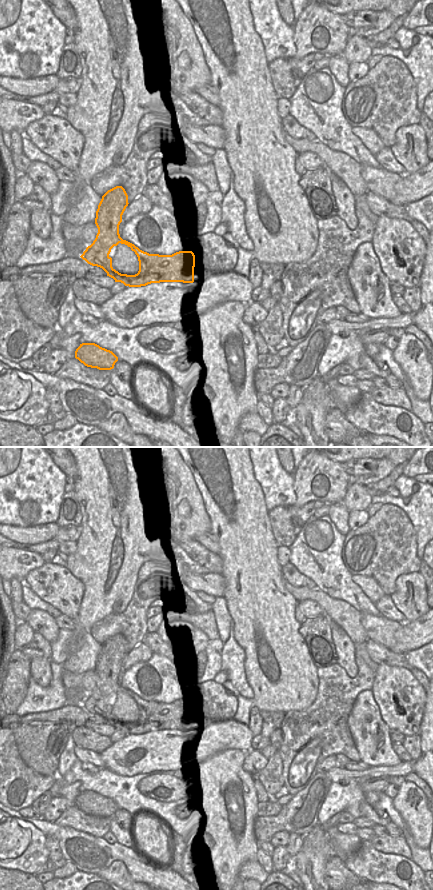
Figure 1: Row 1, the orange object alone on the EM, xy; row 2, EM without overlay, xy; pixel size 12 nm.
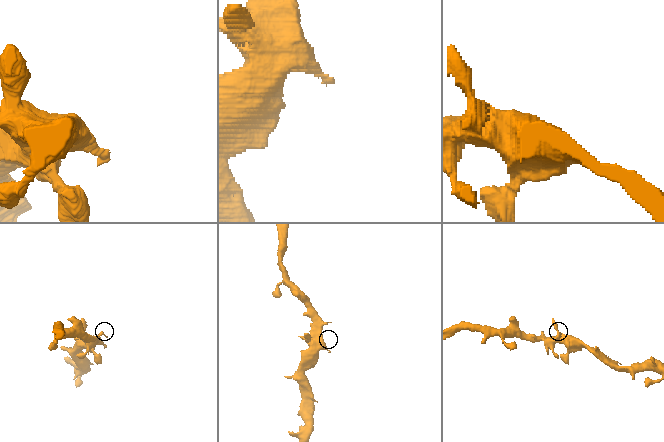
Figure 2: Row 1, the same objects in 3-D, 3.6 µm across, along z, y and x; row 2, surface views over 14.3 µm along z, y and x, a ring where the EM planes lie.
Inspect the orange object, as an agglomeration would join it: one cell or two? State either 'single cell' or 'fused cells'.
single cell

